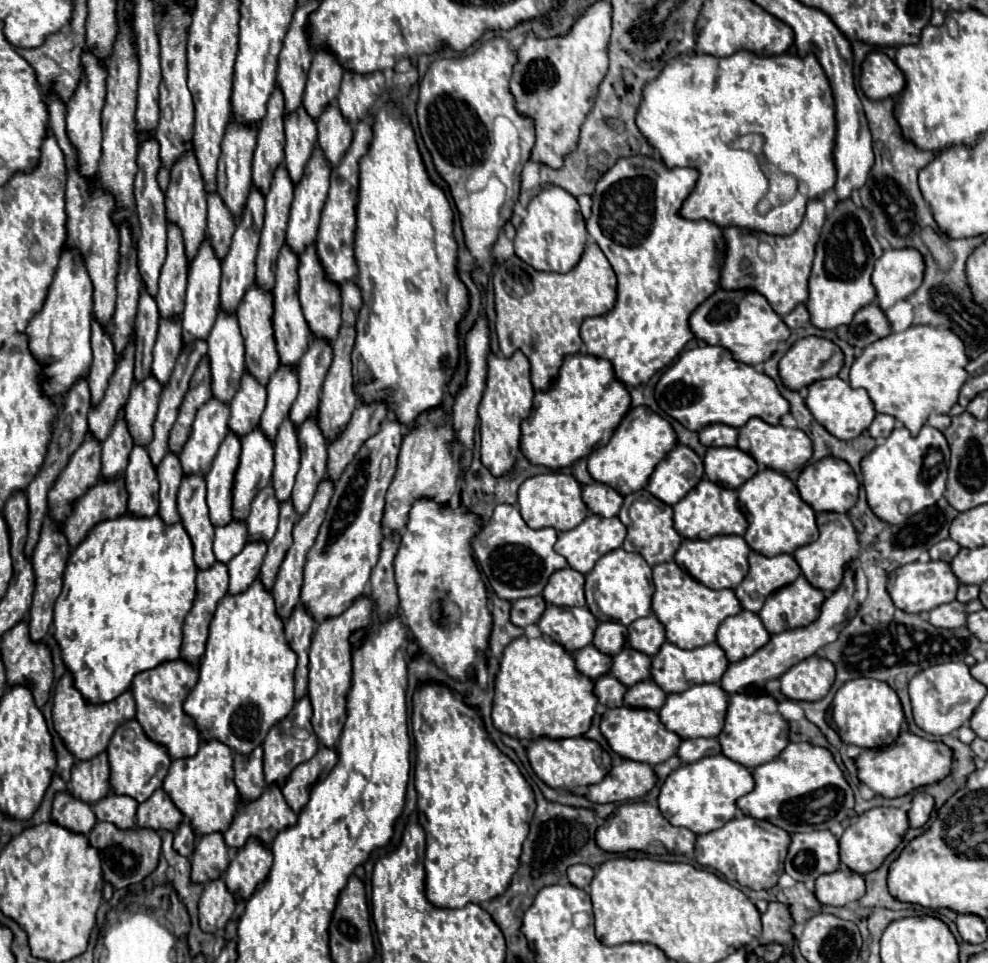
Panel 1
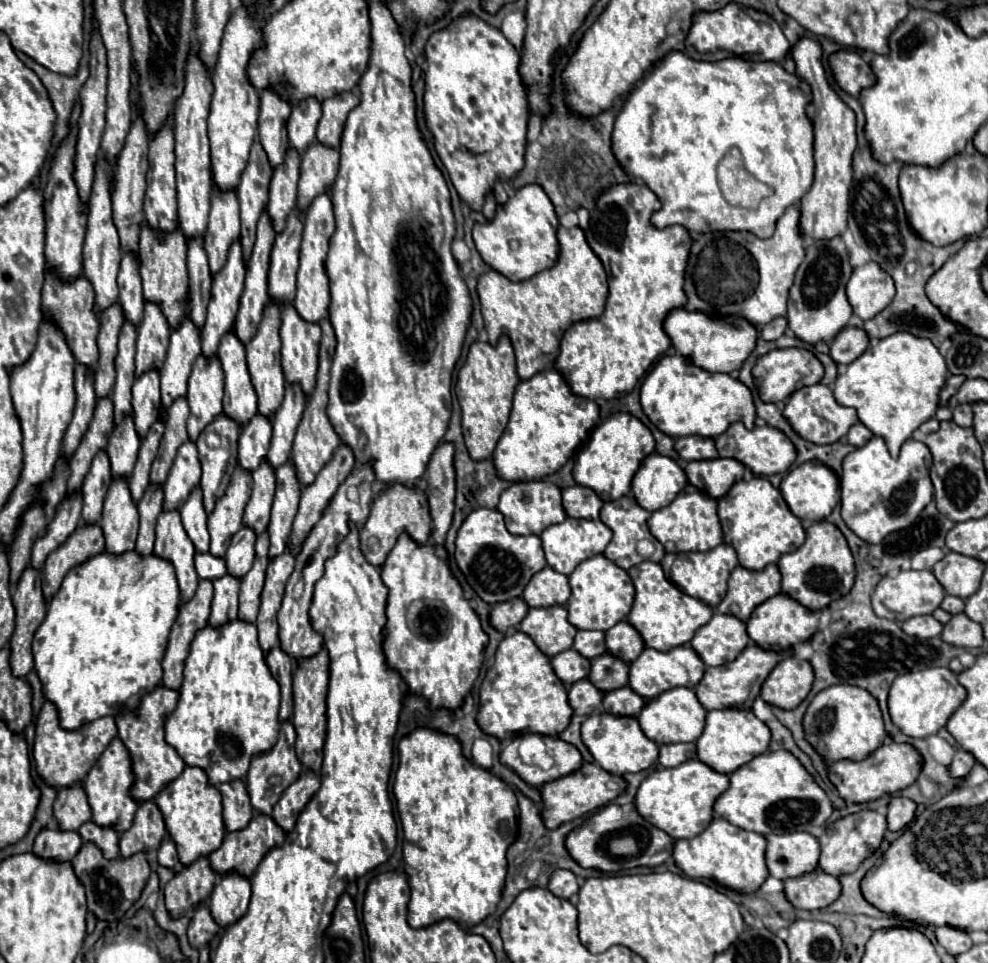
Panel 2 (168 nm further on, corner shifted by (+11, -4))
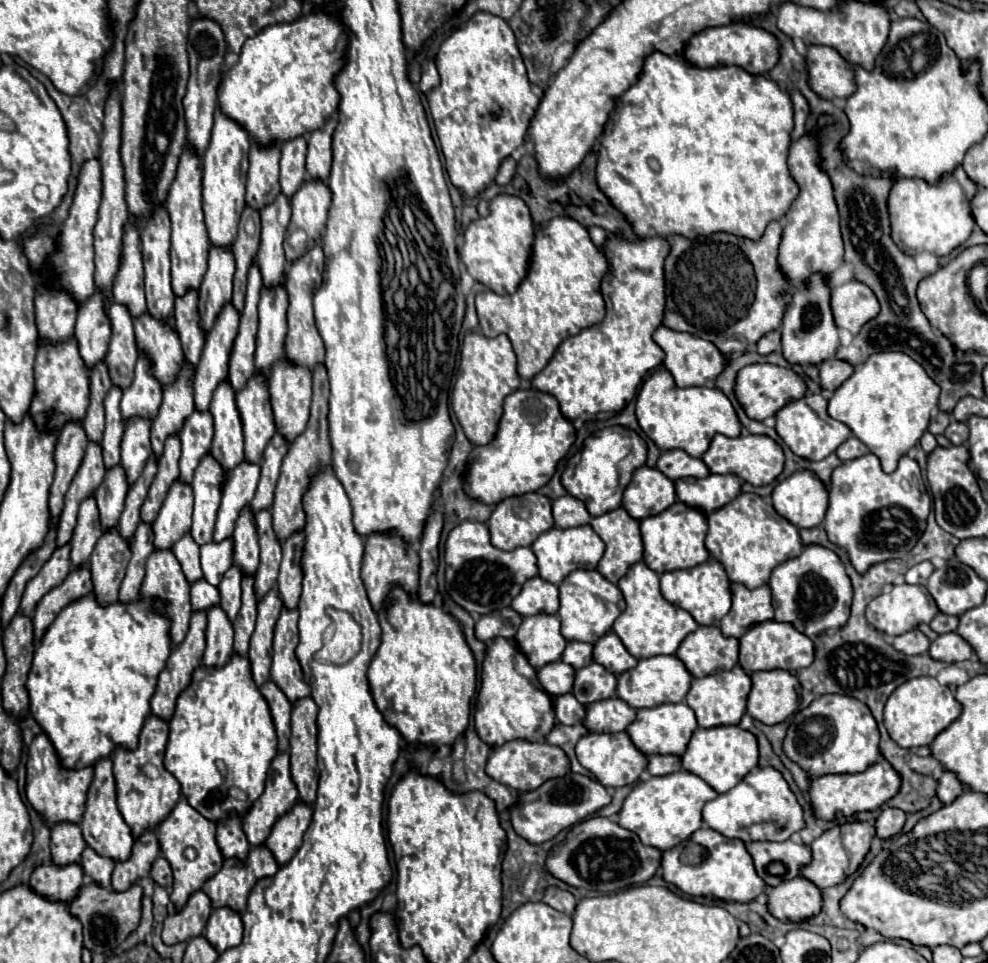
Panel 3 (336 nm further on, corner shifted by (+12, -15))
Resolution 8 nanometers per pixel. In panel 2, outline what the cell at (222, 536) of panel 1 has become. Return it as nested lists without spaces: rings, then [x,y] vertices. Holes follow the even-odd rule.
[[[199,553],[195,555],[195,571],[199,579],[215,581],[227,573],[227,567],[223,565],[223,559],[211,557],[211,553]]]

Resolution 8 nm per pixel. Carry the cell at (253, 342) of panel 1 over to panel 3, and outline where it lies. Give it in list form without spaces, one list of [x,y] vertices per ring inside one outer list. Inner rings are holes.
[[[222,380],[222,384],[214,390],[210,412],[214,416],[212,456],[230,472],[244,460],[242,418],[238,416],[236,392],[230,388],[230,380]]]

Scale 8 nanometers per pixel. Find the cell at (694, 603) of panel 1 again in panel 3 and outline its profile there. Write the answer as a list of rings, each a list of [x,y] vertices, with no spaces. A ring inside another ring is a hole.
[[[636,562],[634,566],[630,566],[626,576],[618,582],[618,588],[624,594],[626,610],[614,622],[612,630],[620,636],[628,652],[636,658],[674,654],[678,650],[678,644],[682,644],[682,640],[690,632],[694,632],[694,628],[698,628],[698,624],[694,624],[694,618],[686,610],[670,604],[662,596],[660,576],[654,570],[650,570],[644,562]]]

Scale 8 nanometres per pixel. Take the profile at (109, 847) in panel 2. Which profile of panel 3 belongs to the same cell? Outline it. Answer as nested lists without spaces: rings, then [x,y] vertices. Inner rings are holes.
[[[86,846],[84,852],[82,852],[80,864],[82,864],[86,876],[90,876],[94,882],[102,884],[104,888],[112,888],[110,886],[110,876],[112,876],[112,870],[114,870],[114,860],[112,858],[100,856],[90,846]]]

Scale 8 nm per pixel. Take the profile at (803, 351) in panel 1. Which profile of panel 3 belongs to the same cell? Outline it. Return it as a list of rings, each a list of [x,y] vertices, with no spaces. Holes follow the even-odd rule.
[[[750,364],[738,372],[736,378],[736,398],[744,406],[746,414],[754,420],[764,420],[774,416],[790,400],[800,400],[806,396],[806,382],[792,370],[774,364]]]

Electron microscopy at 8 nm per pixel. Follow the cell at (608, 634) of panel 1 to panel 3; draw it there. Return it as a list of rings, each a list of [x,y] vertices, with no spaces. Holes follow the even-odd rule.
[[[568,642],[562,654],[562,660],[578,670],[592,662],[592,652],[594,652],[594,646],[588,642]]]

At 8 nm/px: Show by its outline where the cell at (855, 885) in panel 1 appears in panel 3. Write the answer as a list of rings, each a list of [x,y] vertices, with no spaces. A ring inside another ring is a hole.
[[[796,876],[770,890],[768,910],[782,922],[808,920],[822,910],[822,890],[804,876]]]

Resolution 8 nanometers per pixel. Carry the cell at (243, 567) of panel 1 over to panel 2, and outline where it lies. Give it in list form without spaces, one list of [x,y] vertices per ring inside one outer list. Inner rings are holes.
[[[225,575],[219,581],[213,581],[215,595],[211,603],[211,617],[209,625],[219,627],[225,623],[235,621],[237,617],[237,595],[239,595],[239,579]]]

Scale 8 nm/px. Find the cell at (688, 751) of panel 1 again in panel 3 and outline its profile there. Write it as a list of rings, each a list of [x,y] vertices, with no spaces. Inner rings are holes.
[[[650,756],[648,758],[648,772],[652,776],[666,776],[678,770],[682,770],[680,756]]]

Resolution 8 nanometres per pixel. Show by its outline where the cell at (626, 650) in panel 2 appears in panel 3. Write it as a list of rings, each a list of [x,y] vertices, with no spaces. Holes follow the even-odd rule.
[[[608,632],[594,644],[594,662],[602,664],[608,672],[614,672],[618,676],[634,668],[638,664],[638,658],[626,650],[622,640],[614,632]]]

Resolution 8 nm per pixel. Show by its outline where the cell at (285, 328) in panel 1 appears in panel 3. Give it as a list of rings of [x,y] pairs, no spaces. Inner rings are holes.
[[[254,372],[250,384],[242,388],[236,396],[236,406],[244,426],[244,450],[246,460],[260,462],[262,452],[276,432],[274,410],[270,408],[270,388],[268,380],[262,384],[262,376]]]

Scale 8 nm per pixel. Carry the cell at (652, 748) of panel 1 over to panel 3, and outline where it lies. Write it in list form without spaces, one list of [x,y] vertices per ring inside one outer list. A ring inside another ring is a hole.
[[[588,732],[576,744],[576,758],[606,788],[634,784],[640,778],[640,774],[646,770],[646,764],[648,764],[648,758],[642,752],[638,752],[638,748],[634,748],[634,744],[632,744],[630,736],[626,736],[626,732],[616,732],[616,734]]]

